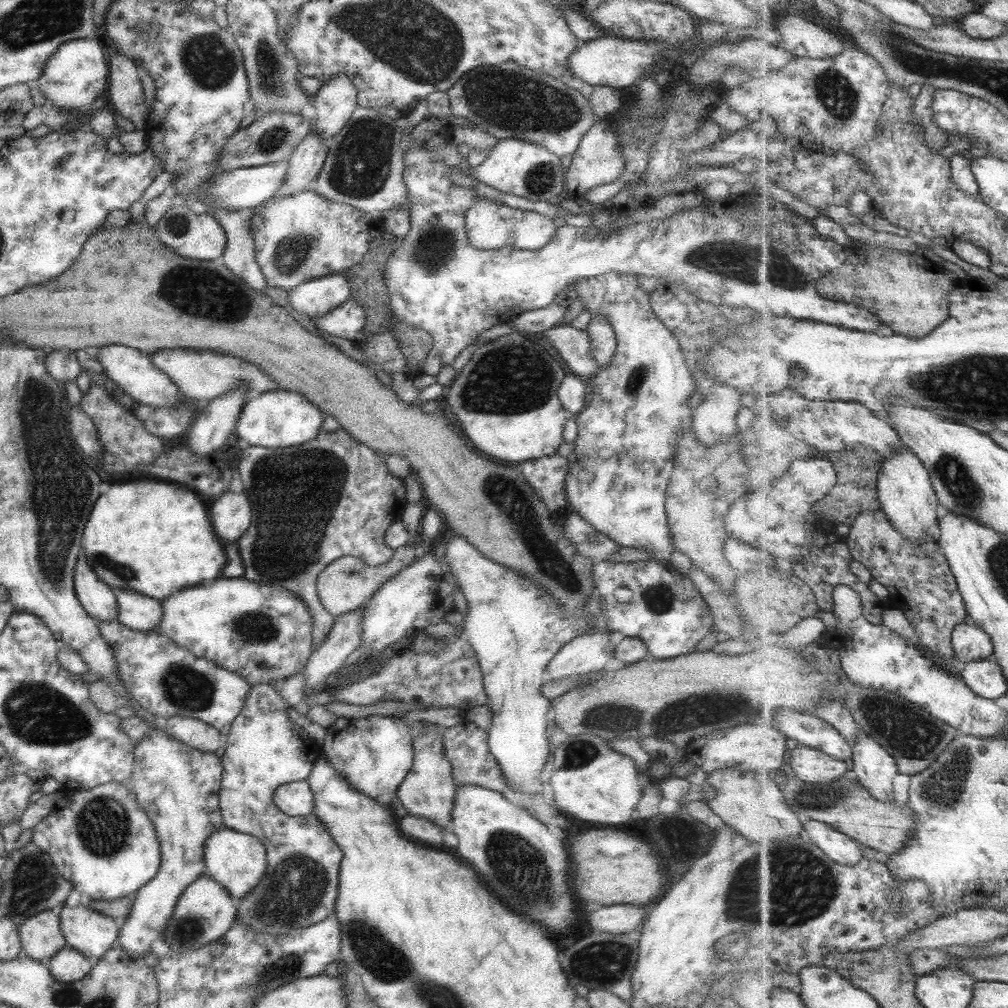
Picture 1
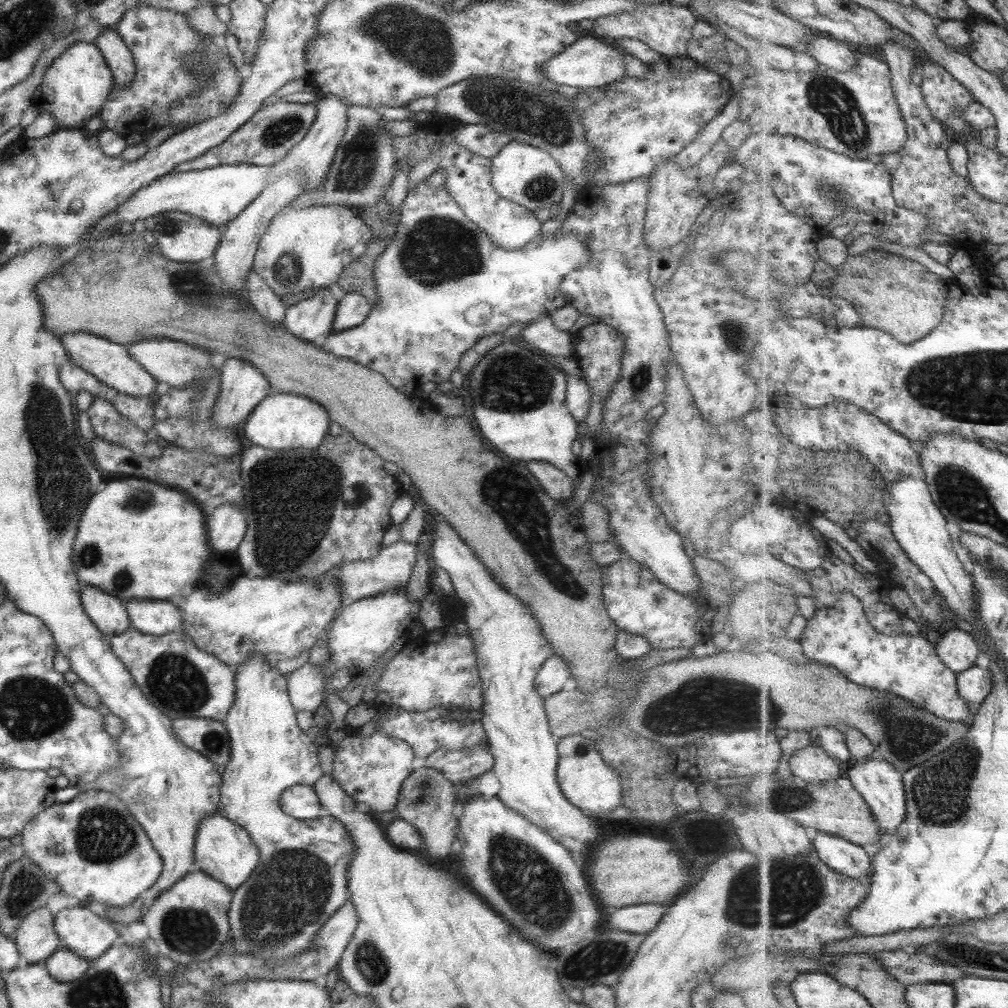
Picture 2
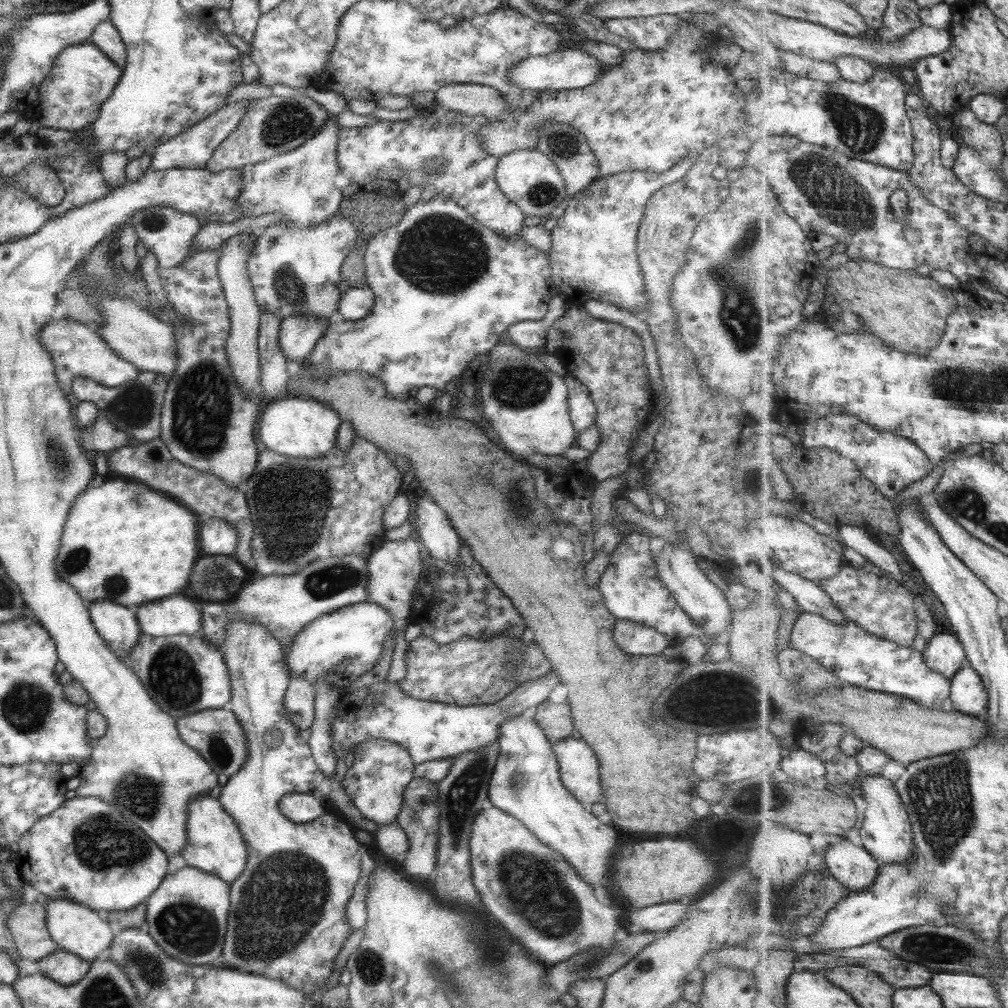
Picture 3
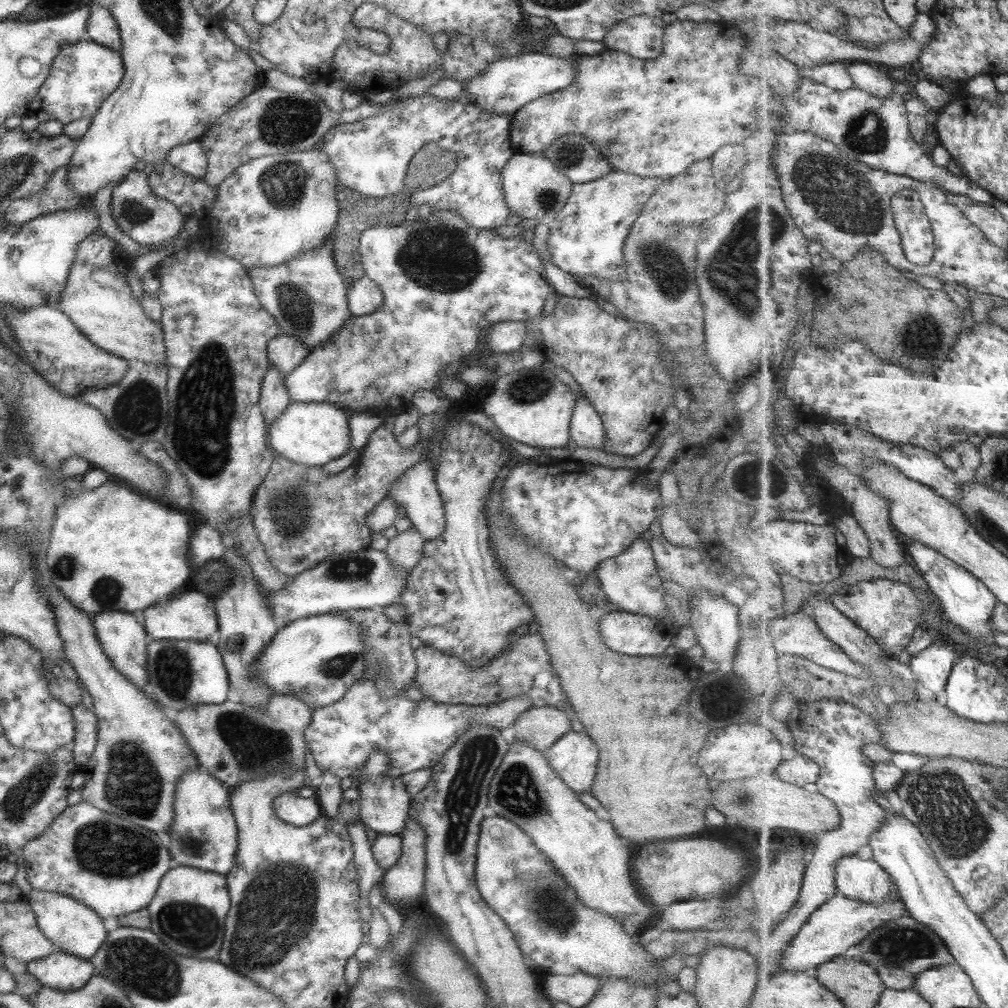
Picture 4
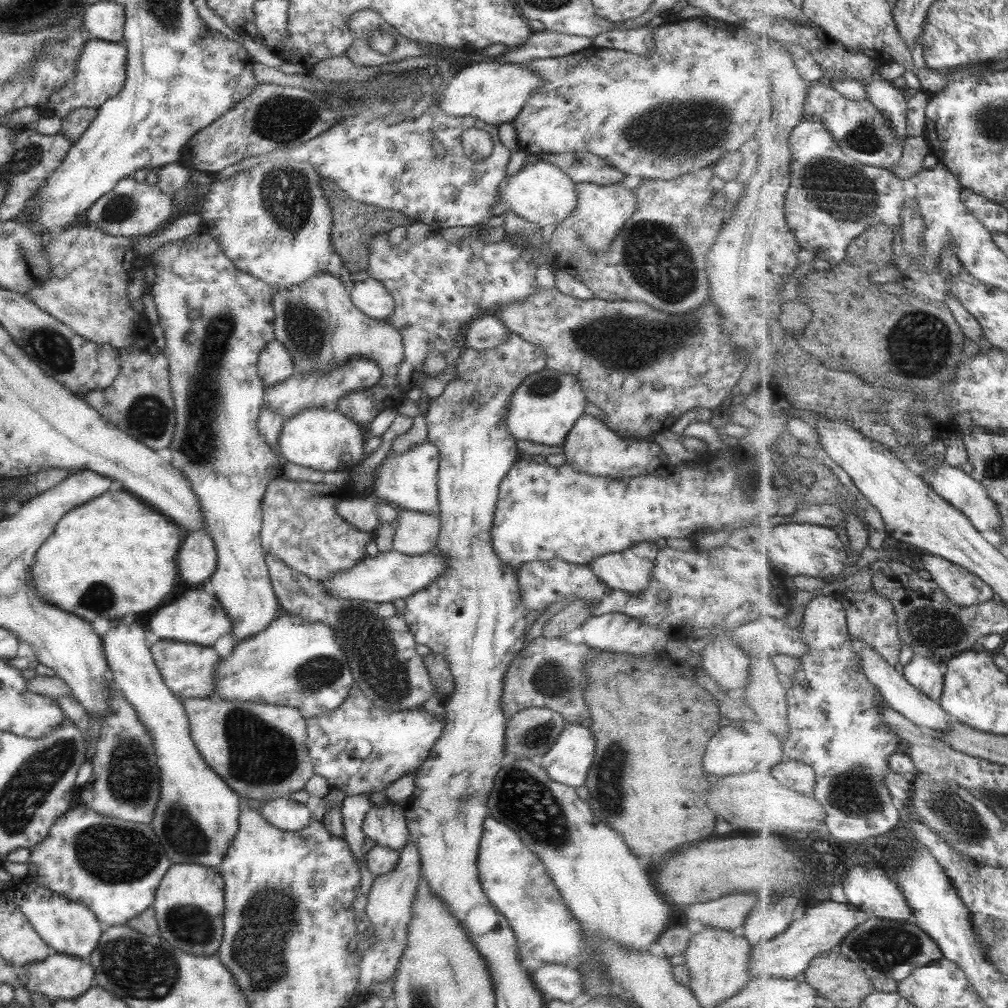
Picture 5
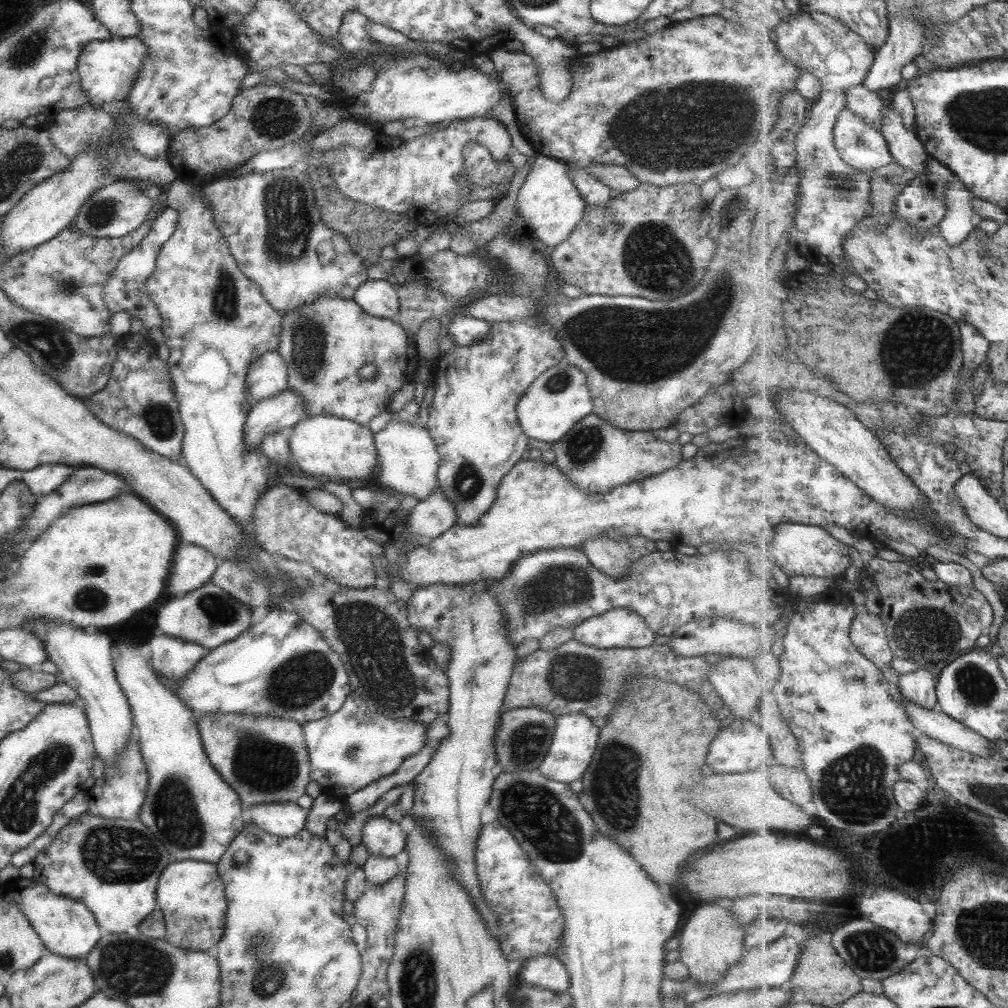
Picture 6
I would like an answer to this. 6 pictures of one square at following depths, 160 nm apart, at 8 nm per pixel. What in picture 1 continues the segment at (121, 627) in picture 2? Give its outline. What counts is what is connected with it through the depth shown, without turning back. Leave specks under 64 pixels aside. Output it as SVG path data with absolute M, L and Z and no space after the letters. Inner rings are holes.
M84 556L77 558L74 567L74 591L81 608L96 621L111 622L117 618L113 588L105 584L89 568Z

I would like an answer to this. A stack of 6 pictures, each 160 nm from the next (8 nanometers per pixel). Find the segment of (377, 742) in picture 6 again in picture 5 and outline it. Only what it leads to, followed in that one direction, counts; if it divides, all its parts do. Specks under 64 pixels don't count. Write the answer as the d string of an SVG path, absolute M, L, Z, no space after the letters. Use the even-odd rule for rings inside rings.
M353 685L342 703L333 710L325 711L305 720L306 739L304 745L313 766L313 775L321 776L331 789L339 790L346 797L359 794L379 793L391 782L405 775L412 775L430 754L430 748L439 738L443 728L442 718L433 717L424 709L387 712L371 704L367 697Z

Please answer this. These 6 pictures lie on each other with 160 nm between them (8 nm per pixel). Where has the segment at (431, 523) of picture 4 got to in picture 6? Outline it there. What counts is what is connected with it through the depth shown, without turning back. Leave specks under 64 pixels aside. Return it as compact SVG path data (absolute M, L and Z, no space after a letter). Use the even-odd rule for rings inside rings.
M393 418L381 431L375 432L373 440L379 467L377 480L379 486L385 488L383 490L390 494L399 492L420 501L435 488L439 455L435 442L425 427L421 428L415 423L397 422Z

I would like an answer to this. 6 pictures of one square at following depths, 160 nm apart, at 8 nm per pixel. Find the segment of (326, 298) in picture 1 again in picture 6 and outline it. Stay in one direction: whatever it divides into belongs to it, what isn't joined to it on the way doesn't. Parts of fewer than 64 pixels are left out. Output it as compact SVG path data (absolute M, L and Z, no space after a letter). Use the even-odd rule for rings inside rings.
M277 352L254 359L245 375L246 396L251 403L275 396L288 388L285 362Z

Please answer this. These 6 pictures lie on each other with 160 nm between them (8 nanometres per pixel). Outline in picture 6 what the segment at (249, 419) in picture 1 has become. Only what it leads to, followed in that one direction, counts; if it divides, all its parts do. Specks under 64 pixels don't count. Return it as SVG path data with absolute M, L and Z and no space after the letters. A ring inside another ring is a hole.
M320 415L303 418L292 431L288 441L291 465L296 465L307 477L327 476L333 481L357 485L365 483L378 466L373 434L367 426L341 417Z

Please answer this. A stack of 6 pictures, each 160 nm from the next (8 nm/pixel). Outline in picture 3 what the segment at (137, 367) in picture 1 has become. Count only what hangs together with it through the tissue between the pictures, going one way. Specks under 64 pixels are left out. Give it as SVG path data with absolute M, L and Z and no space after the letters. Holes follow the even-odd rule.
M50 319L38 332L38 340L53 361L54 375L64 396L69 396L74 378L88 378L101 386L113 388L134 382L139 376L139 370L128 361L117 357L93 326L85 326L73 320Z

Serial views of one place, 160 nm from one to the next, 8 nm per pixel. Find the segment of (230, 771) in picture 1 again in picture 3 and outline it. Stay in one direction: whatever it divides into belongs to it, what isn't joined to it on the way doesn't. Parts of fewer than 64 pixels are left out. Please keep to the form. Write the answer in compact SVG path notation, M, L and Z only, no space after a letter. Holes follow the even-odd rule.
M231 619L219 649L230 684L230 699L223 708L233 713L241 725L246 740L246 759L237 772L221 781L214 795L243 836L246 861L240 875L228 884L229 907L221 950L223 958L217 964L280 980L316 999L314 992L318 988L325 989L333 959L352 932L346 923L345 906L364 868L363 852L359 848L364 838L339 814L323 813L317 821L295 824L279 811L278 804L283 795L308 793L325 779L325 775L315 767L308 744L288 721L283 708L282 698L291 676L283 664L284 652L278 640L262 624Z

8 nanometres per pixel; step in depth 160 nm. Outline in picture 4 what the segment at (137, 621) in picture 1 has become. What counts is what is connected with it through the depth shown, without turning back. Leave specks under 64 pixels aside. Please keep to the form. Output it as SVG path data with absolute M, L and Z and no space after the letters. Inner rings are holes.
M187 592L181 598L173 598L167 606L145 608L143 628L153 641L158 640L193 640L208 642L209 635L217 630L214 601L201 592Z

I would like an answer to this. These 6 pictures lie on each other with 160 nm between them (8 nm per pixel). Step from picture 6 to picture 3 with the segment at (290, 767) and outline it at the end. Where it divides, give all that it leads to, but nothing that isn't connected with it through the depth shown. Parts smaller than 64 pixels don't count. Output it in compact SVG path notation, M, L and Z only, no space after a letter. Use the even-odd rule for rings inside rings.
M298 676L291 677L283 695L283 708L288 721L297 729L305 730L311 726L314 717L314 687ZM218 708L193 712L175 719L179 738L197 751L221 780L229 779L245 763L246 740L233 713Z

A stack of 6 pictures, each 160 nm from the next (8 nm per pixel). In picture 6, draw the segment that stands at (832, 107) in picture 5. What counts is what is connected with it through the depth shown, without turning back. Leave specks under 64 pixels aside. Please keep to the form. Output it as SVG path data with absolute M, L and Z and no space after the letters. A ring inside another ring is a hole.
M846 108L835 125L834 143L843 160L857 170L875 170L894 162L888 140L879 127Z

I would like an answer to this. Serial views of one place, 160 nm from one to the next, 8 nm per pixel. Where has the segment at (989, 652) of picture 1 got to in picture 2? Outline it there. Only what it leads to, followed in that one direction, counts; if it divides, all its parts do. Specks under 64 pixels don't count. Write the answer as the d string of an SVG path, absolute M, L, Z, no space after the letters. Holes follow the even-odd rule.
M948 627L942 631L936 647L941 660L953 669L953 672L968 671L982 663L980 643L965 630Z

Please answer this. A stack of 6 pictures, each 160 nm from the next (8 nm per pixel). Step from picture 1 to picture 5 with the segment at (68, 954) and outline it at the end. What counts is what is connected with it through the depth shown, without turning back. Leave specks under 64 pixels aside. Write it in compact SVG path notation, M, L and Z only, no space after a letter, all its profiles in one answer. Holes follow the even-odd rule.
M55 953L43 960L24 964L20 967L20 981L27 992L36 992L53 1002L54 1000L71 1000L81 996L93 982L93 969L79 958L66 954Z

